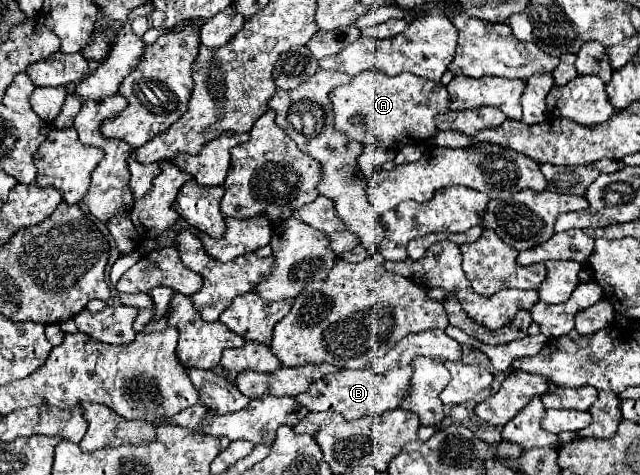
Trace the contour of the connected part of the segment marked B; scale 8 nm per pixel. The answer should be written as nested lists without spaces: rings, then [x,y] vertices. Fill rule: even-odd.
[[[411,365],[397,371],[387,371],[383,375],[373,373],[369,367],[361,371],[343,369],[339,373],[321,377],[313,385],[309,385],[305,393],[297,395],[295,399],[299,405],[307,407],[309,411],[335,411],[335,413],[341,413],[347,421],[353,421],[365,415],[381,415],[389,409],[397,409],[403,397],[411,393],[411,377],[413,377]]]

